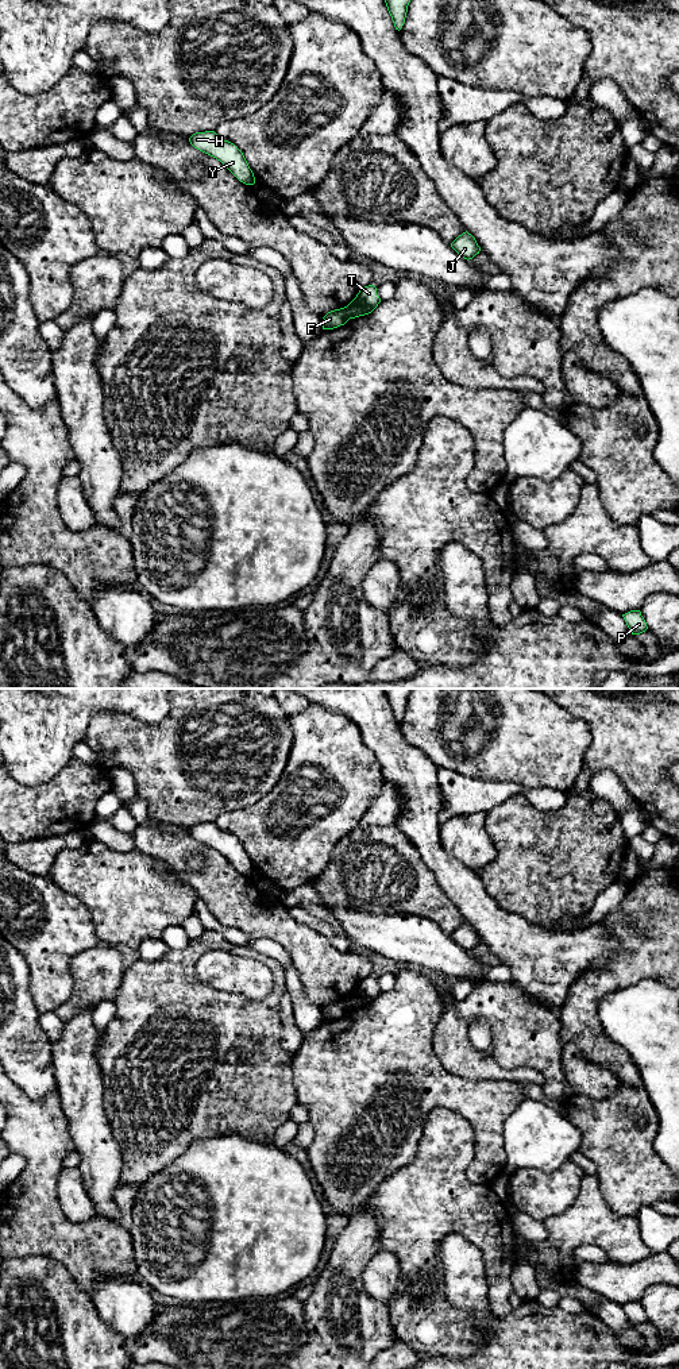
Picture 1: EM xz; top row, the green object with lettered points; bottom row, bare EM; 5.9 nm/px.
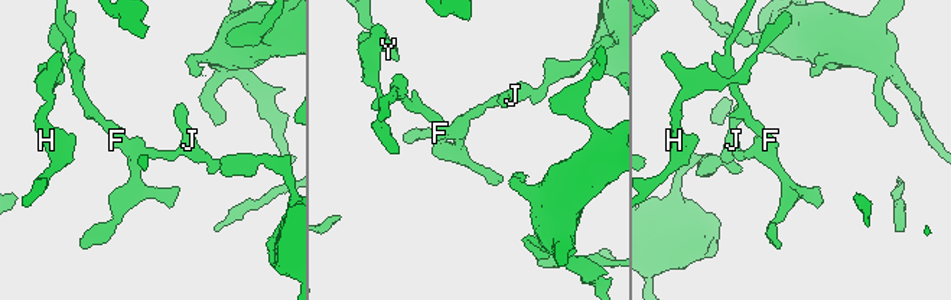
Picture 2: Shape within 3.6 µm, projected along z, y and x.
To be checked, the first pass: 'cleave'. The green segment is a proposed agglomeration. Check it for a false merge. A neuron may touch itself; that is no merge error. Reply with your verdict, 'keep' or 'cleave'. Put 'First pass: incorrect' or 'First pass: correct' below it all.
cleave
First pass: correct

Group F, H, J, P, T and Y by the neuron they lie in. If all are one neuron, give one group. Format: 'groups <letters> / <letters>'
groups F / H J P T Y

